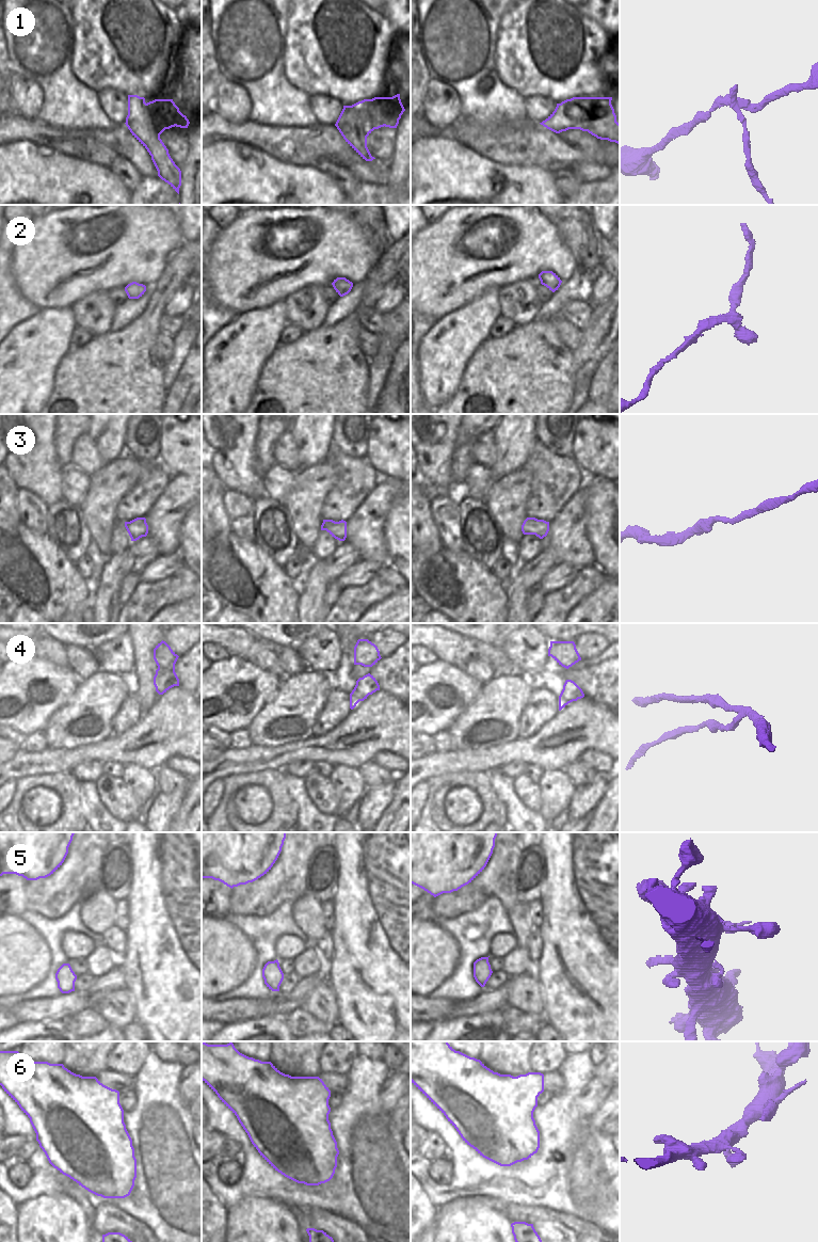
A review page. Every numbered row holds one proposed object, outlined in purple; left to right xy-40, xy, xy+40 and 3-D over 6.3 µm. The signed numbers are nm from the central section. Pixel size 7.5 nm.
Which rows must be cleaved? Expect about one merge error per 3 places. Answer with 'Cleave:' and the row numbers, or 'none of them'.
Cleave: 1, 4

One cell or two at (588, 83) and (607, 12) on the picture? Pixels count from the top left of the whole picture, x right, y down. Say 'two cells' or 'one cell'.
two cells

